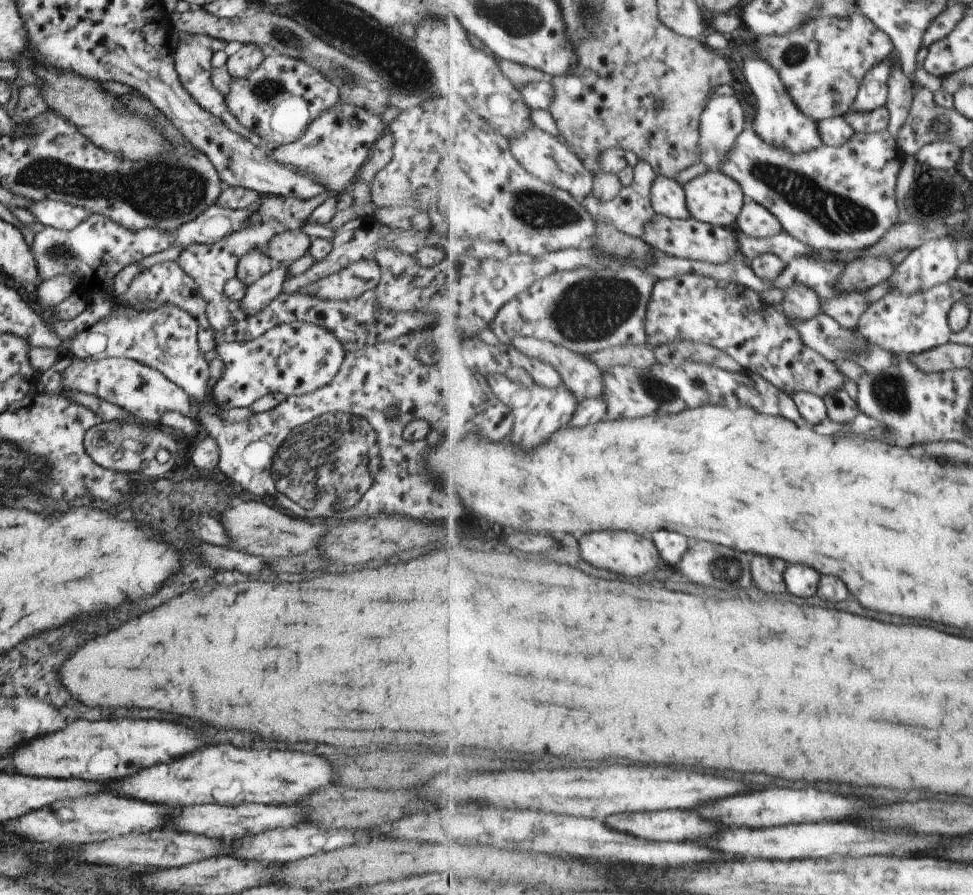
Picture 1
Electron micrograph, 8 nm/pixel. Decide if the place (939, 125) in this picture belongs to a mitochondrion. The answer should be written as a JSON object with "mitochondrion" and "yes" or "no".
{"mitochondrion":"yes"}

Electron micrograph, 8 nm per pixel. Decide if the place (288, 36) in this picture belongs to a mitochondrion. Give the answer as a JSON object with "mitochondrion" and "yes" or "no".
{"mitochondrion":"yes"}

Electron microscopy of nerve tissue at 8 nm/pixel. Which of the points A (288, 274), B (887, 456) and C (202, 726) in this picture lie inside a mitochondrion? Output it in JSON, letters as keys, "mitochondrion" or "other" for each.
{"A":"other","B":"other","C":"other"}

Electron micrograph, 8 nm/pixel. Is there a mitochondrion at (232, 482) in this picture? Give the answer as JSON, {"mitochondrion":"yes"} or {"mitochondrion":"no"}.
{"mitochondrion":"no"}

